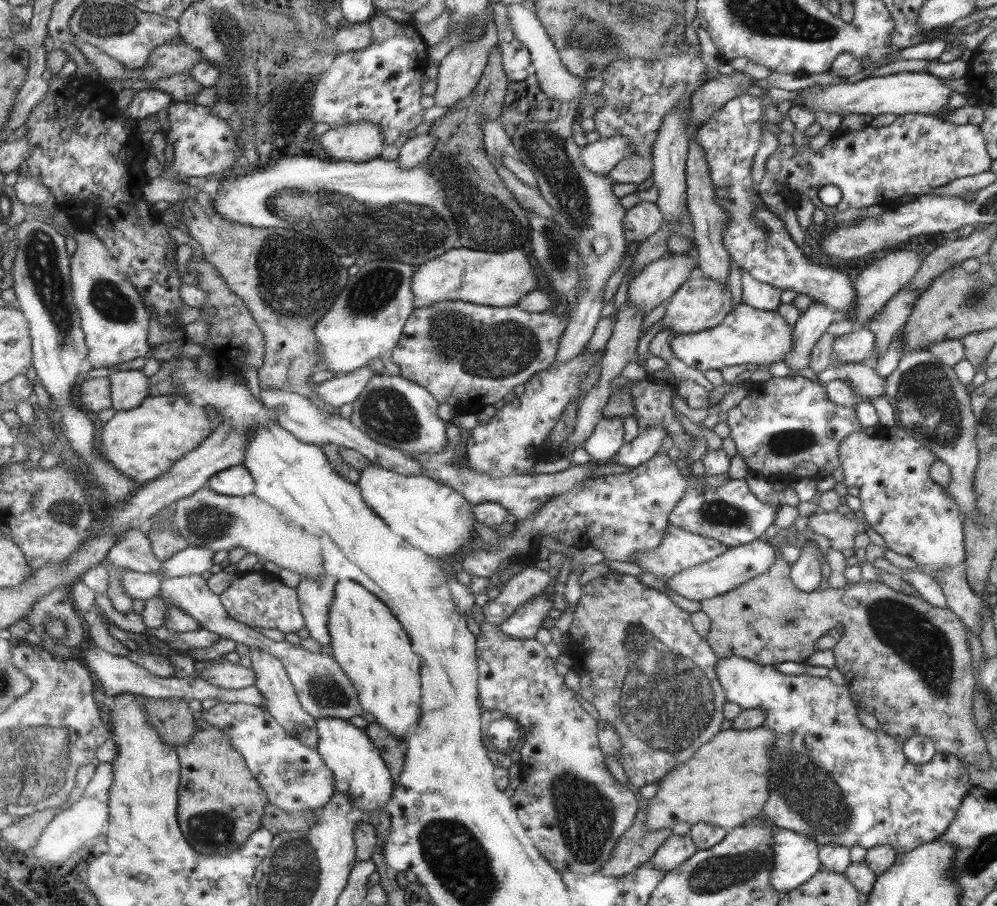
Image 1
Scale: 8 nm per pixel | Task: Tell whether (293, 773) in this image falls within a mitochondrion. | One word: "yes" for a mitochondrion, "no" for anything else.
yes

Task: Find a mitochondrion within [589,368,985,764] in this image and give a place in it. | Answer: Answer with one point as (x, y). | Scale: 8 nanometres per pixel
(667, 701)

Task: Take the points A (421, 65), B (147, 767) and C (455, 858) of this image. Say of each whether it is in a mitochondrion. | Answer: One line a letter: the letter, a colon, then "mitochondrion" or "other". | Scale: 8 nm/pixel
A: other
B: other
C: mitochondrion

